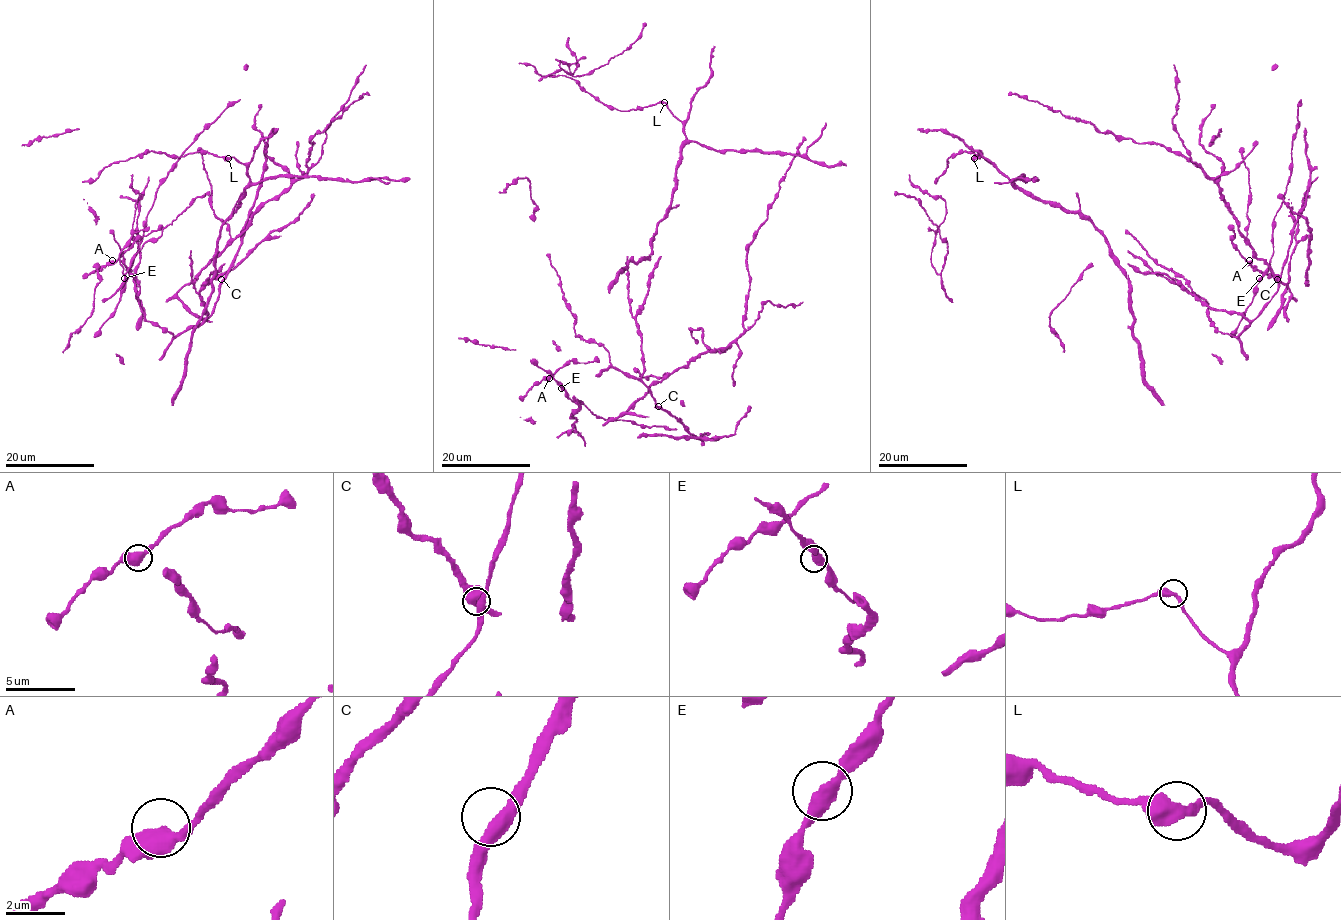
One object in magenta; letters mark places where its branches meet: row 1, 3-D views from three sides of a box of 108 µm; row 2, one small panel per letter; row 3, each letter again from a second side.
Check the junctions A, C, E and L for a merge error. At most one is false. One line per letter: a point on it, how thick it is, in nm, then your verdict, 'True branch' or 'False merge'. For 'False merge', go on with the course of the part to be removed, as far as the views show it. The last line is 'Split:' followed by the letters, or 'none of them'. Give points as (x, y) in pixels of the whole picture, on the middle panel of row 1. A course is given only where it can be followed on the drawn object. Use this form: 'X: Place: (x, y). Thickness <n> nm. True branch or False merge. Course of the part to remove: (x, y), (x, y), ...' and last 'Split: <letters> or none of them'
A: Place: (549, 378). Thickness 500 nm. True branch
C: Place: (658, 406). Thickness 420 nm. True branch
E: Place: (561, 388). Thickness 460 nm. True branch
L: Place: (664, 102). Thickness 460 nm. True branch
Split: none of them

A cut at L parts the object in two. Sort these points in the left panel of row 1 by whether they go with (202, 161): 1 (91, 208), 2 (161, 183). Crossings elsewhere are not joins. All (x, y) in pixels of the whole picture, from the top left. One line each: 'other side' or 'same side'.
1: same side
2: same side

